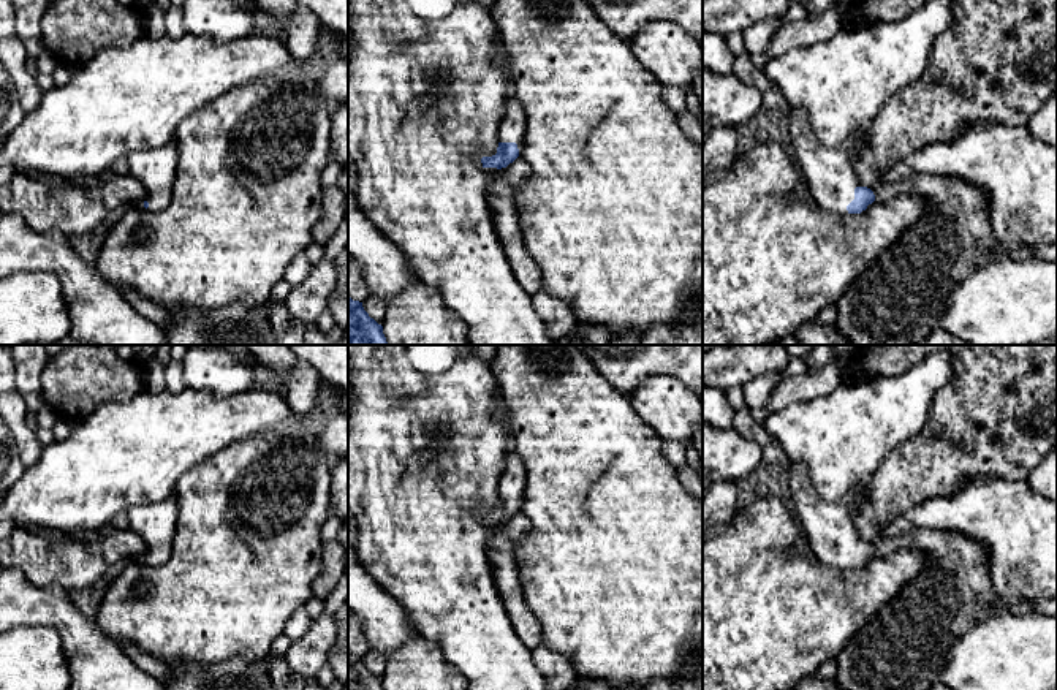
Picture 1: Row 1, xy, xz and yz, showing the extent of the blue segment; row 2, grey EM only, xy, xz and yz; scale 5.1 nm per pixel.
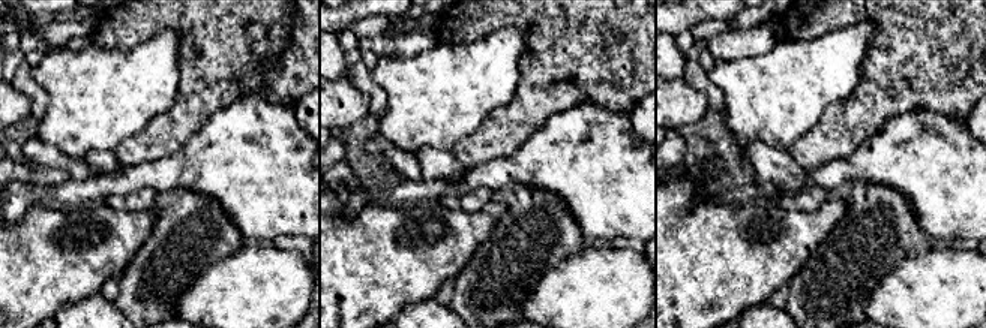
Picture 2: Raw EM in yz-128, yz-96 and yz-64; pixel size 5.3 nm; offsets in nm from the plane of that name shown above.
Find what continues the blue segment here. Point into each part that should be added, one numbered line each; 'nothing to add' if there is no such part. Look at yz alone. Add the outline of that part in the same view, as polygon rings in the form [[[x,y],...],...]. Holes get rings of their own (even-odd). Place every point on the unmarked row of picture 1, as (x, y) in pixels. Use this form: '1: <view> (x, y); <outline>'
1: yz (829, 529); [[[802,464],[788,465],[788,483],[794,499],[794,511],[805,532],[813,554],[834,568],[848,568],[859,535],[848,502],[831,503],[812,486]]]

